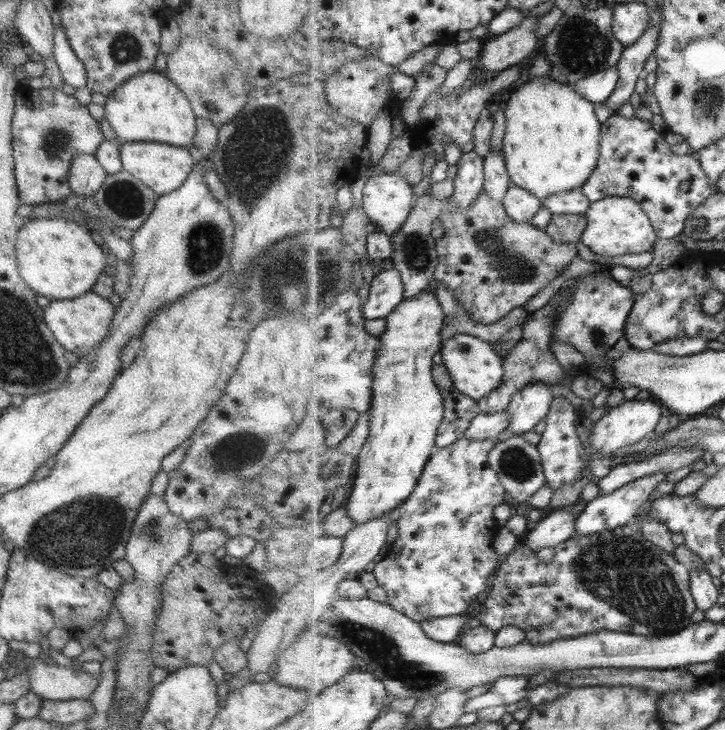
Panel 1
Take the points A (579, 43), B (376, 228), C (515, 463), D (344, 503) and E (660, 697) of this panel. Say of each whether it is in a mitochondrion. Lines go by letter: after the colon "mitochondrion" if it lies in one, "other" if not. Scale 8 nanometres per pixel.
A: mitochondrion
B: other
C: mitochondrion
D: other
E: other

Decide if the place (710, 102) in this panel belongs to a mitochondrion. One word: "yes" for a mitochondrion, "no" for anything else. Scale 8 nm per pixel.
yes

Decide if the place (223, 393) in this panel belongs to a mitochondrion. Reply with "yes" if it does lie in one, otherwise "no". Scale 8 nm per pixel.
no

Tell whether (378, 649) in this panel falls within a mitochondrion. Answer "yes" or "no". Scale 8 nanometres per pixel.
yes

